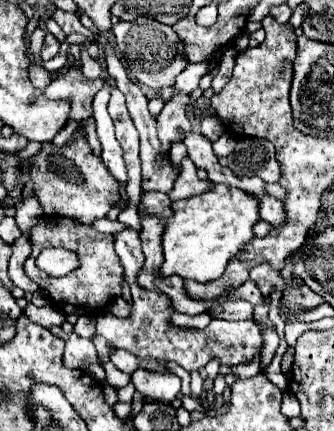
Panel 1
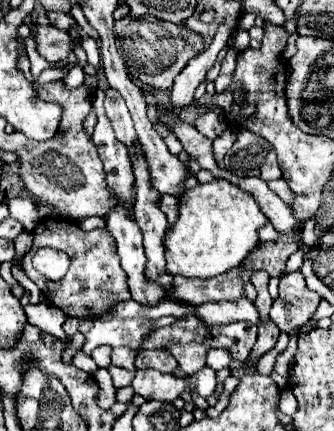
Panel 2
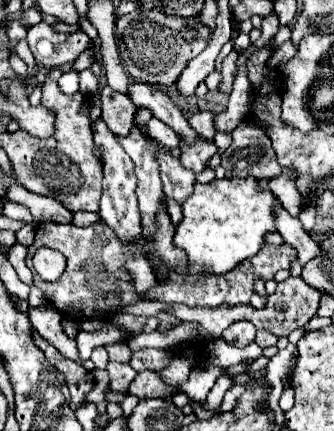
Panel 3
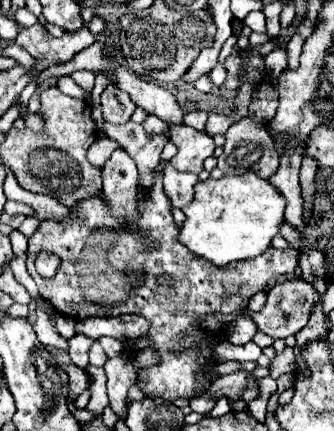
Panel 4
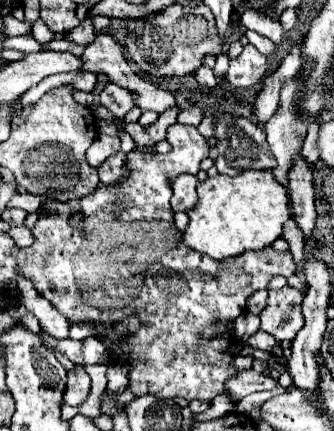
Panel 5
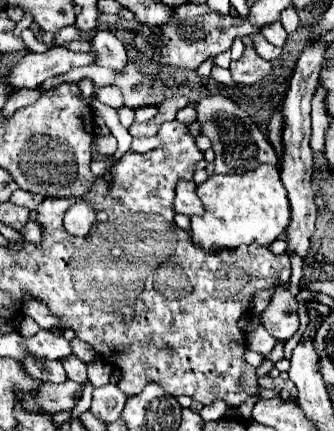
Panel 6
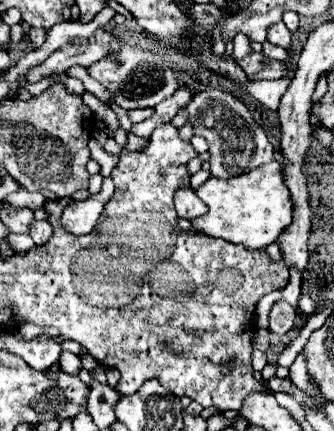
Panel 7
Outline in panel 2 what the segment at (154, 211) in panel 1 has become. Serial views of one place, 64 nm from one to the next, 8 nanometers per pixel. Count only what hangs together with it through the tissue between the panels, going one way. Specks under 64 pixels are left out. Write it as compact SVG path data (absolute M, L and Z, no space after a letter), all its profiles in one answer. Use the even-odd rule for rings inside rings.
M160 194L158 198L158 206L160 210L166 214L168 222L174 224L176 222L176 208L178 208L178 200L174 196L166 196L166 194Z

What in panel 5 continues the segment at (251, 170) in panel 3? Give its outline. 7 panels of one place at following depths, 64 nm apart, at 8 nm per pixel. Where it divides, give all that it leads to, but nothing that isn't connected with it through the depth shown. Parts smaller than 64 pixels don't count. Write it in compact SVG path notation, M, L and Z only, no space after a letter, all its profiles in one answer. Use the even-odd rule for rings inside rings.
M214 112L216 118L216 138L218 138L218 158L216 158L216 168L220 174L228 174L228 176L238 176L244 170L274 170L276 168L276 158L272 156L272 150L266 142L266 132L246 120L246 118L238 118L238 116L230 116L224 112Z

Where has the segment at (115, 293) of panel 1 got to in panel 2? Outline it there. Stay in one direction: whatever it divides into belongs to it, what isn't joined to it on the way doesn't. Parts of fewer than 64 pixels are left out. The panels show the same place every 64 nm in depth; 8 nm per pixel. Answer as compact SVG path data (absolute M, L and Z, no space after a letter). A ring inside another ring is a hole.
M42 218L38 222L38 226L32 230L32 236L34 236L34 246L22 258L22 268L28 274L28 278L38 284L38 288L46 294L46 298L54 306L58 306L66 316L96 318L96 316L102 316L102 314L110 312L116 306L116 302L130 298L130 292L128 292L128 286L126 286L126 276L124 276L124 270L120 268L120 258L116 256L116 246L112 244L112 236L106 230L84 232L72 220ZM42 246L58 248L58 250L64 250L72 256L72 266L62 280L50 282L50 280L40 278L38 272L34 270L32 257L34 252Z

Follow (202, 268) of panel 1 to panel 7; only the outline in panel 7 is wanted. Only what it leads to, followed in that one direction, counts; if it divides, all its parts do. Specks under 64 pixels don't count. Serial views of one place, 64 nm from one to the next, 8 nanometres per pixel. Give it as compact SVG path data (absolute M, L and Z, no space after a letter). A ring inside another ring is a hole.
M270 162L226 180L208 178L198 190L198 198L208 206L208 214L194 218L192 228L204 236L222 238L232 244L244 244L246 248L266 248L276 242L280 232L292 222L292 200L284 186L284 174L280 162Z

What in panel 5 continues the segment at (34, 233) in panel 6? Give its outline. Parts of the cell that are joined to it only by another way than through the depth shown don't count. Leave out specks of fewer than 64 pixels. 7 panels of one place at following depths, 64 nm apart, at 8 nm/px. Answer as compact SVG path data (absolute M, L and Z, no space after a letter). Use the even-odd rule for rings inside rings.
M20 226L20 228L10 228L10 230L8 230L8 234L12 236L12 240L16 242L16 246L18 246L18 248L30 246L30 244L34 242L32 232L30 232L28 228L24 228L24 226Z

